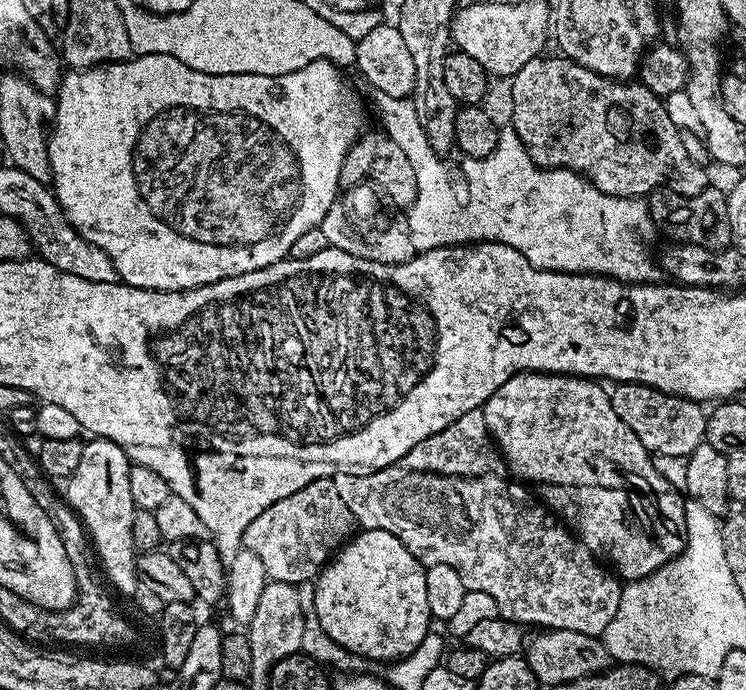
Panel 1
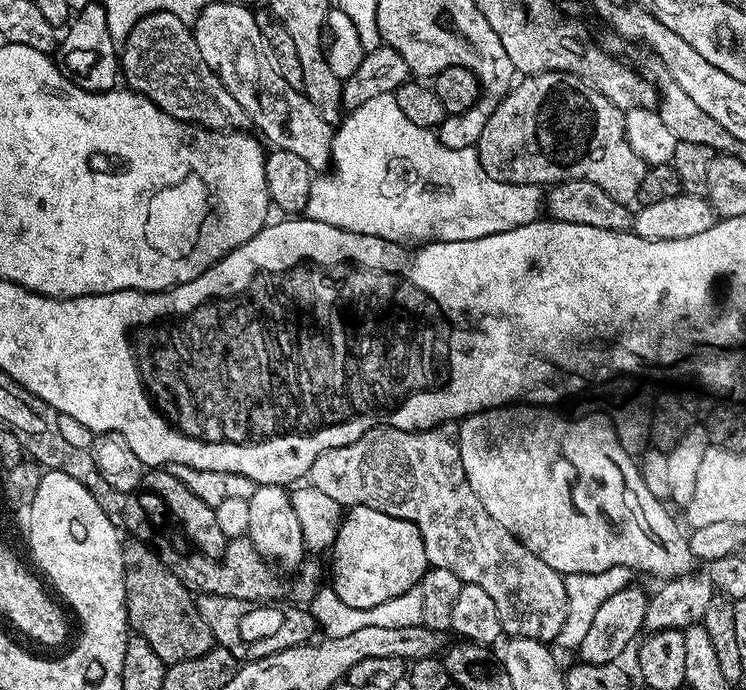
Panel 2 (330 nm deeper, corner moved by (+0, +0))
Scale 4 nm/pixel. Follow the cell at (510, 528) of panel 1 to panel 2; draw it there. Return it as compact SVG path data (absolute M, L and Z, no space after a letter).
M445 421L434 428L424 429L420 432L402 431L397 428L389 428L387 425L380 425L364 432L362 438L350 442L346 446L338 446L326 450L328 454L328 497L334 498L345 509L366 506L389 514L394 518L402 518L409 521L422 534L423 549L426 550L426 558L429 567L446 569L458 577L461 583L480 586L494 600L494 606L498 609L499 624L501 631L511 639L530 638L534 641L542 641L550 644L560 637L562 626L565 625L566 616L569 614L569 598L566 594L563 576L556 570L550 568L537 555L529 552L517 539L513 538L504 528L497 528L496 524L488 514L481 508L477 501L477 495L469 488L469 480L461 466L461 454L459 443L455 440L459 437L459 427L453 421Z

